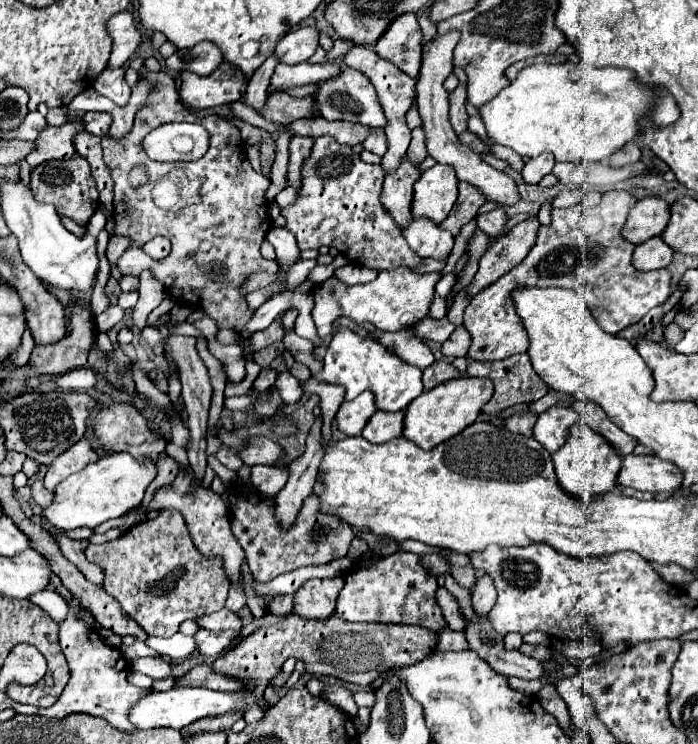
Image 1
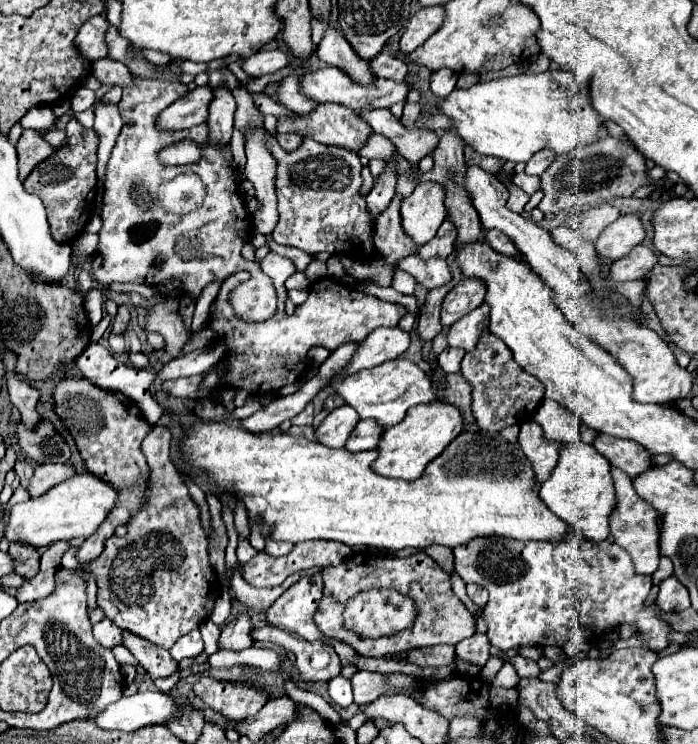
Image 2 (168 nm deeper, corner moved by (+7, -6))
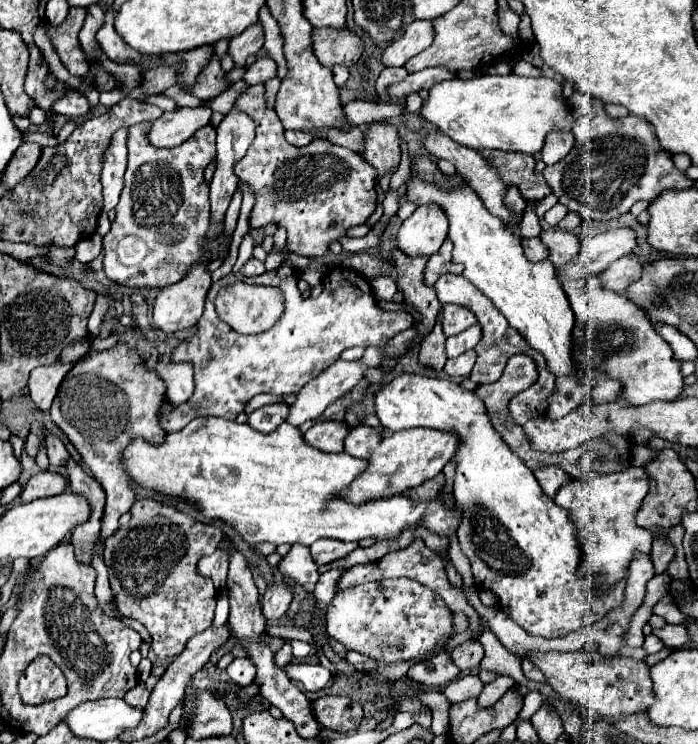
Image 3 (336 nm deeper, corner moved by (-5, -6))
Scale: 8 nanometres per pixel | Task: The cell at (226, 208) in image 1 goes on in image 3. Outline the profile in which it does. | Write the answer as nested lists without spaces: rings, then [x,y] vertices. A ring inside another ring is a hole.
[[[138,123],[130,127],[128,131],[128,169],[124,175],[124,191],[120,195],[120,203],[116,205],[116,221],[112,223],[110,233],[104,237],[104,273],[110,281],[116,281],[126,287],[134,289],[150,289],[150,287],[164,287],[180,281],[194,261],[198,261],[204,253],[210,253],[212,259],[218,257],[218,245],[222,243],[224,235],[218,237],[218,241],[208,241],[204,237],[204,231],[210,227],[210,203],[208,203],[208,185],[204,181],[204,169],[214,161],[214,139],[216,131],[214,127],[202,127],[198,129],[186,143],[172,147],[172,149],[158,149],[148,143],[144,137],[148,133],[150,123]],[[126,235],[134,235],[146,241],[148,255],[142,263],[126,267],[118,261],[116,245]]]

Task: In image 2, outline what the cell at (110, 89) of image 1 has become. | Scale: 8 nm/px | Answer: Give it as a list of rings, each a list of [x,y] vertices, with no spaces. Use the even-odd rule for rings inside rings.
[[[96,97],[94,105],[94,131],[100,139],[98,145],[98,179],[100,179],[100,193],[102,193],[102,179],[104,179],[104,167],[110,157],[110,151],[114,147],[114,141],[122,129],[122,119],[116,103],[106,103],[104,97]]]

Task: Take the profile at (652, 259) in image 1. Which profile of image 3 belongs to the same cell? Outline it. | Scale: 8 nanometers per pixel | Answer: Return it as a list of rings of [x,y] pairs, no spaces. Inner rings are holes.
[[[636,255],[620,257],[600,273],[600,285],[604,285],[604,289],[610,289],[614,293],[624,293],[626,287],[640,277],[640,273],[642,265],[638,263]]]

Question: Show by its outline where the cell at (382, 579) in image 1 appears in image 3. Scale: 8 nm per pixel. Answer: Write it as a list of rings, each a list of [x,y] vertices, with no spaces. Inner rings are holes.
[[[414,539],[406,549],[398,549],[394,553],[388,553],[384,555],[380,561],[376,563],[368,563],[368,565],[356,565],[352,569],[348,569],[348,573],[344,573],[342,581],[340,581],[340,591],[346,589],[346,587],[352,587],[352,585],[360,585],[360,583],[368,583],[368,581],[382,581],[382,579],[392,579],[392,577],[408,577],[408,579],[414,579],[422,585],[426,585],[428,589],[432,589],[434,593],[438,593],[446,605],[454,611],[454,613],[460,613],[464,611],[470,619],[470,629],[478,629],[478,633],[482,633],[482,625],[480,625],[480,619],[478,619],[478,613],[474,611],[474,607],[468,603],[466,595],[462,589],[456,589],[454,585],[450,585],[448,577],[446,577],[446,569],[444,569],[444,561],[440,555],[436,555],[434,551],[430,551],[422,539]]]

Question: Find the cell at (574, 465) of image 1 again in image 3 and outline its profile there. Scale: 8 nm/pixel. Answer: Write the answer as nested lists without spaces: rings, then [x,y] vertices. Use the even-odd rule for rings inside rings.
[[[632,465],[622,473],[592,473],[588,479],[572,479],[558,491],[554,503],[570,513],[570,521],[576,525],[578,539],[582,543],[582,563],[578,567],[578,575],[592,577],[592,581],[600,579],[598,585],[592,585],[592,597],[598,597],[612,589],[618,581],[624,581],[636,553],[648,555],[652,551],[652,533],[636,527],[634,523],[646,493],[648,473],[644,467]]]

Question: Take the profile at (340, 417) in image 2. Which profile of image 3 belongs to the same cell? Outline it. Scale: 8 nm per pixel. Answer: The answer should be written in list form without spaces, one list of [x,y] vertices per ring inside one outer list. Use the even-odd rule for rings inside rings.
[[[314,423],[302,437],[308,445],[314,449],[320,449],[322,453],[342,453],[344,451],[344,437],[348,435],[346,423]]]

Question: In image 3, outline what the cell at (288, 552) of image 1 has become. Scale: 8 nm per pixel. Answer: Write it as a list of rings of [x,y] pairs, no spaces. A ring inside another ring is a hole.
[[[320,539],[320,541],[312,543],[312,557],[318,565],[326,565],[326,563],[346,557],[356,547],[358,547],[356,541],[344,543],[344,541],[336,541],[336,539]]]

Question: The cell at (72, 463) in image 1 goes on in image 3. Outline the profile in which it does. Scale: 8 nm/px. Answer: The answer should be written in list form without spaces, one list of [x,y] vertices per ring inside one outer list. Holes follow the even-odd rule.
[[[40,471],[36,475],[32,475],[28,479],[28,483],[24,485],[22,493],[20,493],[20,501],[28,503],[34,499],[42,499],[42,497],[52,497],[62,493],[66,487],[66,479],[60,473],[52,473],[52,471]]]

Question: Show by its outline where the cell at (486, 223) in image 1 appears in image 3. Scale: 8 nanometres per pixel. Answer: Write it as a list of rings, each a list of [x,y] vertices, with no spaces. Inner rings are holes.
[[[524,239],[522,247],[530,261],[544,261],[548,257],[548,249],[540,239]]]

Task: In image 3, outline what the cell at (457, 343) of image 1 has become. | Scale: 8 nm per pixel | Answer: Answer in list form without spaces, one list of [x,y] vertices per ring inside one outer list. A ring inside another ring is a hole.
[[[466,351],[460,357],[454,357],[454,359],[446,361],[444,373],[450,375],[450,377],[468,377],[472,367],[474,367],[474,361],[476,361],[476,353],[474,351]]]

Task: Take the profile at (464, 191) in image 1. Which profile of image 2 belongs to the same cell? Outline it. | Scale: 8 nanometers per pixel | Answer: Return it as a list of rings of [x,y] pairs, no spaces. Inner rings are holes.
[[[446,217],[444,223],[442,223],[442,227],[438,229],[436,237],[430,239],[428,243],[420,245],[420,247],[418,247],[418,253],[420,253],[422,259],[430,259],[430,257],[434,257],[434,255],[440,255],[440,257],[446,259],[446,257],[452,253],[452,243],[454,243],[454,239],[456,239],[456,227],[454,227],[452,219]]]

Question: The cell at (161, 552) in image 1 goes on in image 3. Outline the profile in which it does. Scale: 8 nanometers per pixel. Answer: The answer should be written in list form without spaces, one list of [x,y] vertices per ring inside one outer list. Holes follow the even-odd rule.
[[[158,499],[136,501],[130,509],[130,515],[132,515],[130,523],[120,525],[118,531],[106,539],[106,547],[104,547],[104,563],[108,567],[112,593],[118,601],[120,613],[140,621],[150,631],[152,651],[156,653],[156,657],[160,659],[178,657],[184,651],[186,643],[196,633],[202,633],[212,625],[218,589],[210,579],[200,577],[196,573],[196,563],[200,557],[212,555],[216,551],[216,545],[220,543],[224,533],[216,525],[200,523],[190,515],[160,503]]]

